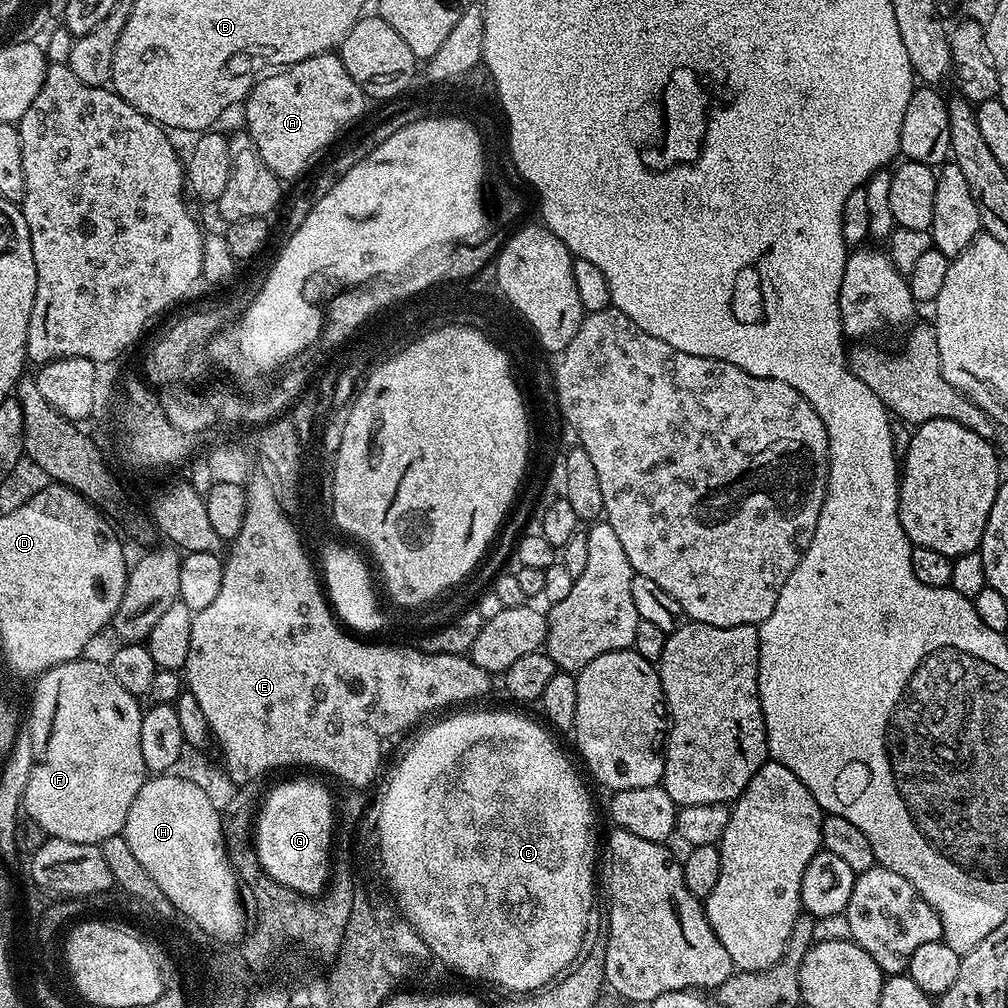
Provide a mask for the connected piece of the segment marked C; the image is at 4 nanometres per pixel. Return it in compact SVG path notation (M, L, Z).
M464 712L426 729L395 763L398 774L384 800L380 830L376 834L382 870L401 912L399 915L425 946L440 950L440 956L468 973L471 981L485 980L509 988L512 994L539 992L579 958L589 939L588 911L592 908L592 887L596 884L596 812L592 809L592 796L584 785L585 777L576 773L571 758L552 741L553 733L540 724L516 712Z

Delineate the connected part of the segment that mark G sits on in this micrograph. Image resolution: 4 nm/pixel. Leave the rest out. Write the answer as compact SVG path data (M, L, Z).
M288 780L269 789L254 822L254 845L263 870L274 881L305 896L321 894L330 877L328 854L333 828L336 804L320 783Z

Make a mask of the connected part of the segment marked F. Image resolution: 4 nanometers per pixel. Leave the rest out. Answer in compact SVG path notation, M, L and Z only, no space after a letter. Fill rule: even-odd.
M81 658L79 660L55 664L54 667L48 669L46 675L43 677L42 684L51 689L58 690L60 697L58 697L53 728L42 744L42 755L35 761L35 764L30 770L29 781L26 782L22 808L26 813L27 819L38 822L38 826L42 826L42 830L49 837L57 840L65 840L66 842L74 842L75 844L94 844L100 846L103 845L106 838L114 838L123 833L126 814L130 814L130 806L133 804L134 798L138 798L138 790L142 790L145 782L146 769L142 762L142 718L144 714L141 701L137 697L129 694L118 683L118 678L114 678L111 667L107 663L99 664L96 660L88 659Z

